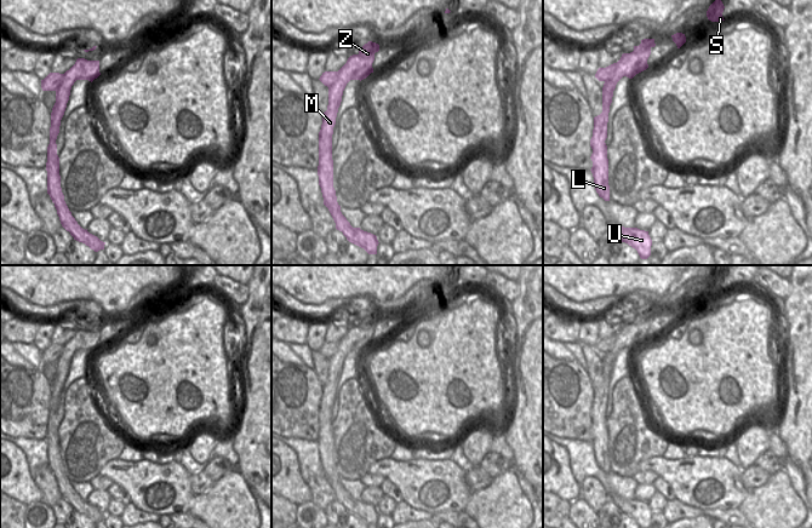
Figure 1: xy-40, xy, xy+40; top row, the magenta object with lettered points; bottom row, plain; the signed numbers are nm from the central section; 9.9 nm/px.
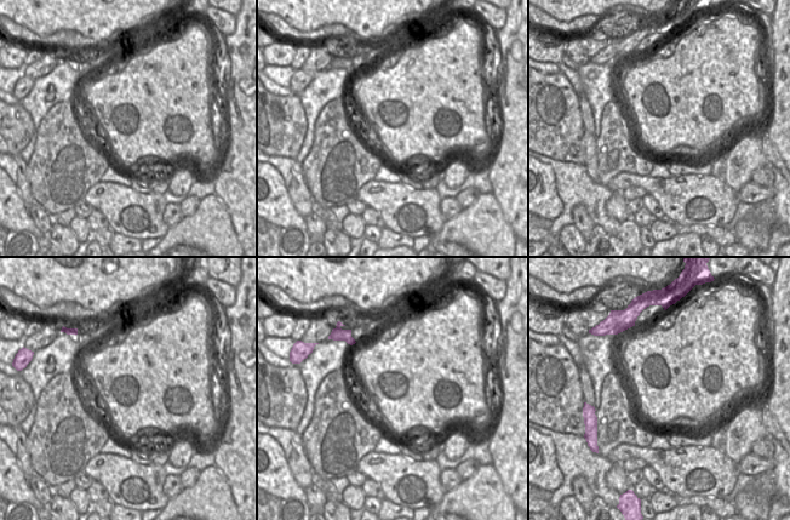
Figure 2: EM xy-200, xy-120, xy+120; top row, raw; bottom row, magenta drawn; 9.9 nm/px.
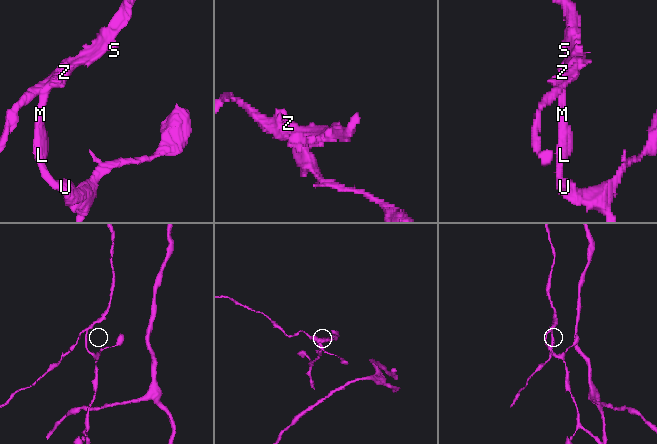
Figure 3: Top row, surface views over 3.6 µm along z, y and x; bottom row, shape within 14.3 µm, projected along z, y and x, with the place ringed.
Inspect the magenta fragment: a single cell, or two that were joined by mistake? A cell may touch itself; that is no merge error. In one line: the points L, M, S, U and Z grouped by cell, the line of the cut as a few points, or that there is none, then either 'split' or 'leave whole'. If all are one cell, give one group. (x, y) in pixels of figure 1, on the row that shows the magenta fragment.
groups L M U / S Z; cut xy-40 (73, 80), (69, 78), (64, 79), (56, 91); split

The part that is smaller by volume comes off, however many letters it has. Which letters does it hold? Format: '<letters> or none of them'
L, M, U

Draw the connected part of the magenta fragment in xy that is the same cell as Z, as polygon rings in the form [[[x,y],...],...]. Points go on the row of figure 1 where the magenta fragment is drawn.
[[[368,41],[362,46],[358,54],[348,58],[347,63],[338,71],[325,71],[320,76],[320,81],[331,87],[339,78],[341,84],[347,86],[350,80],[364,80],[373,73],[372,63],[374,53],[379,51],[379,45]]]

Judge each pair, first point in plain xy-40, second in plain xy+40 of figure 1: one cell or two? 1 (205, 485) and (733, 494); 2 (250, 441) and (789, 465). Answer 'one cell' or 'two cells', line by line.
1: two cells
2: two cells

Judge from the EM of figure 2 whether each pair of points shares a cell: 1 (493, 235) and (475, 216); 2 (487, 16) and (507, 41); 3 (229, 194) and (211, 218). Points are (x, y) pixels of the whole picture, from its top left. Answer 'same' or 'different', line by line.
1: same
2: different
3: different

